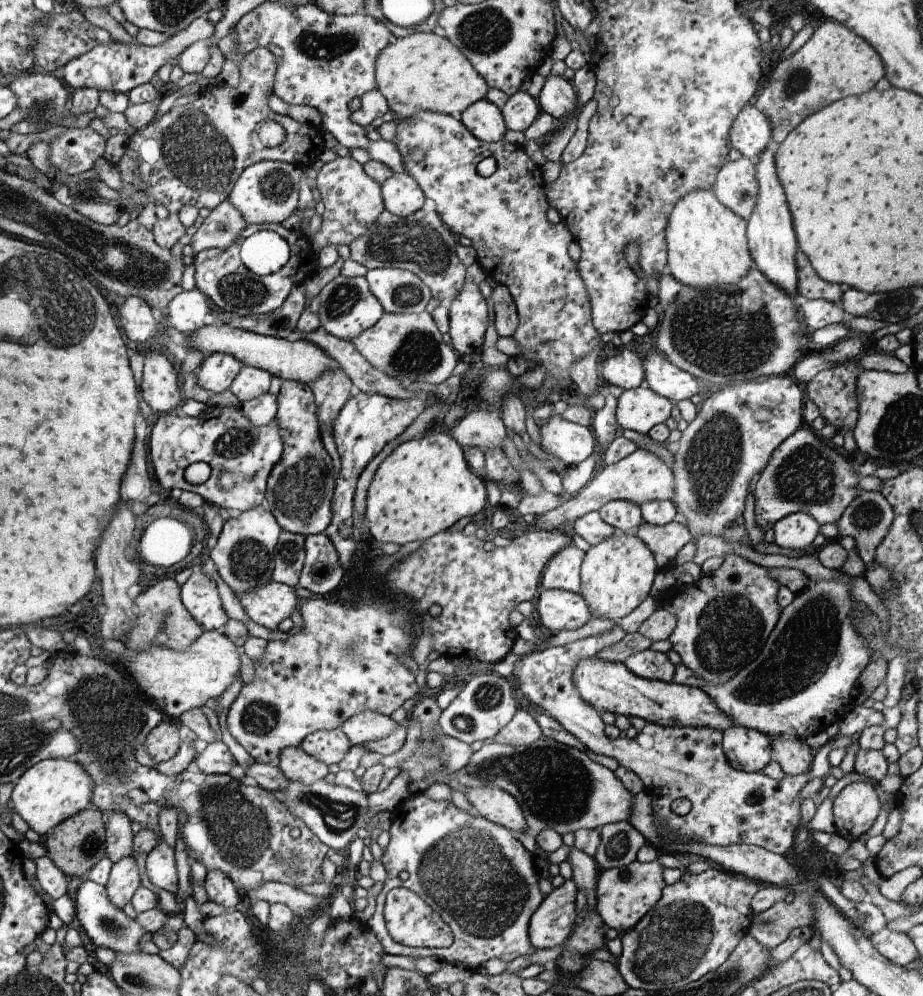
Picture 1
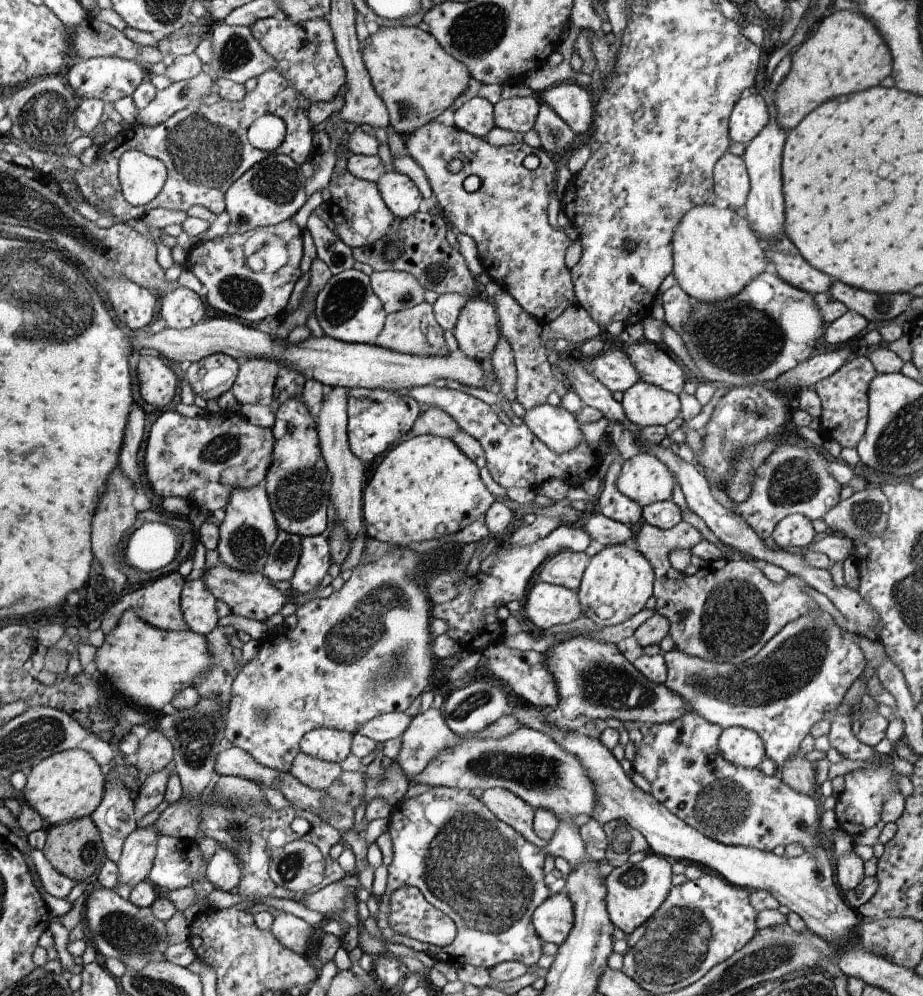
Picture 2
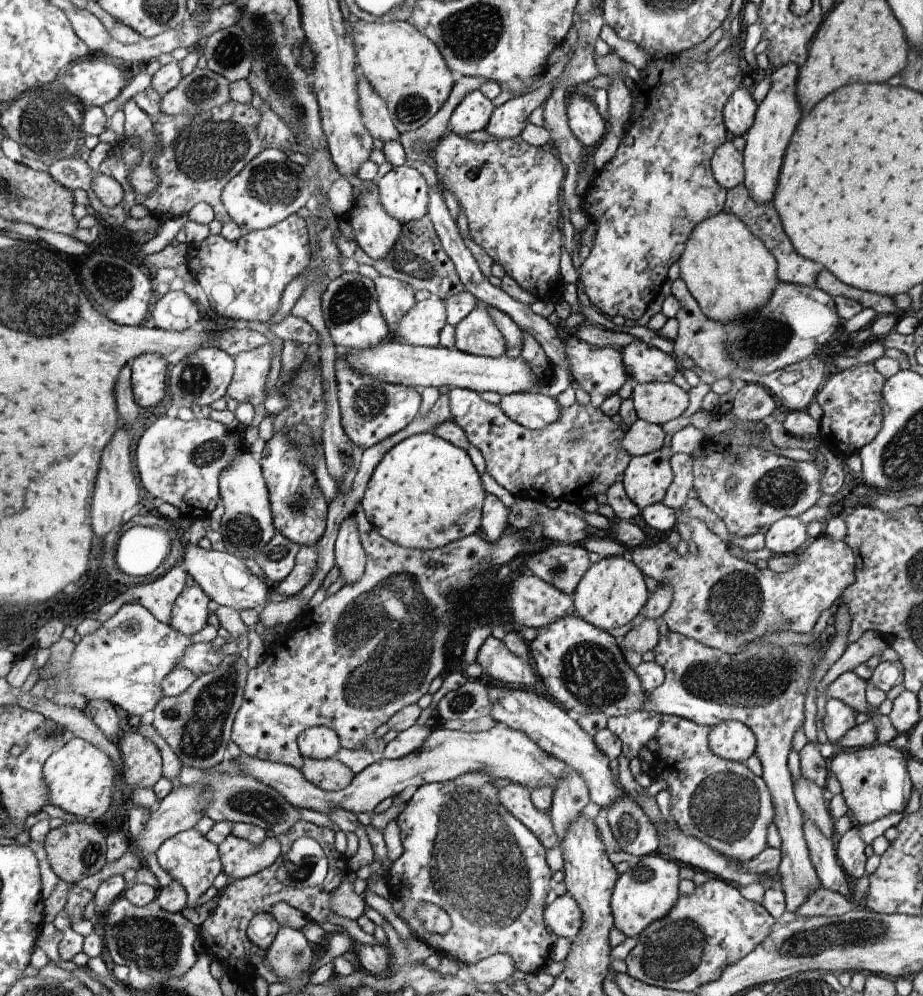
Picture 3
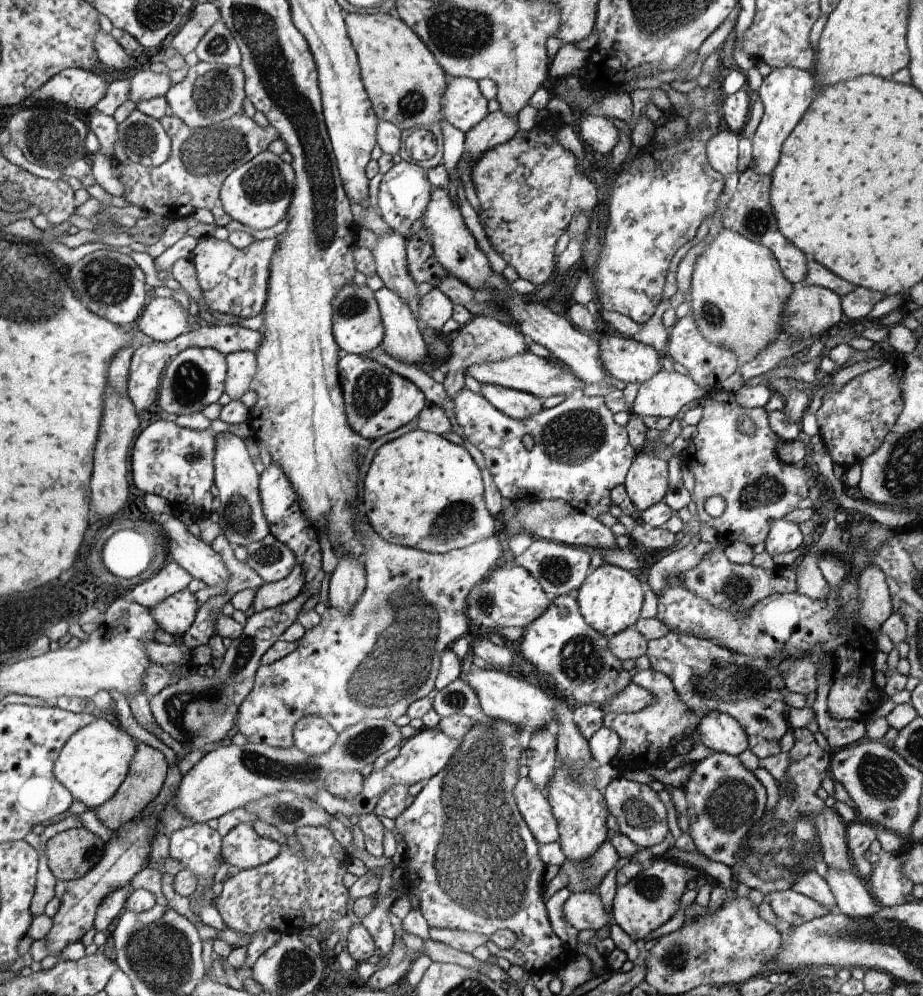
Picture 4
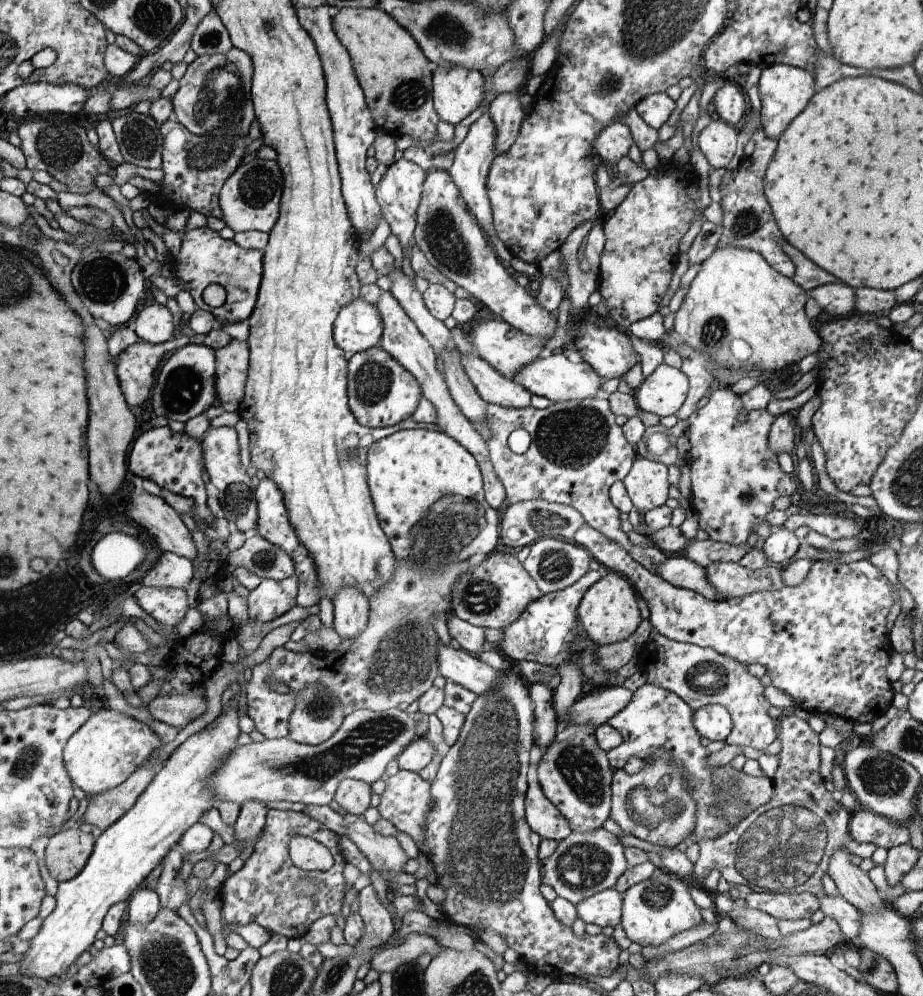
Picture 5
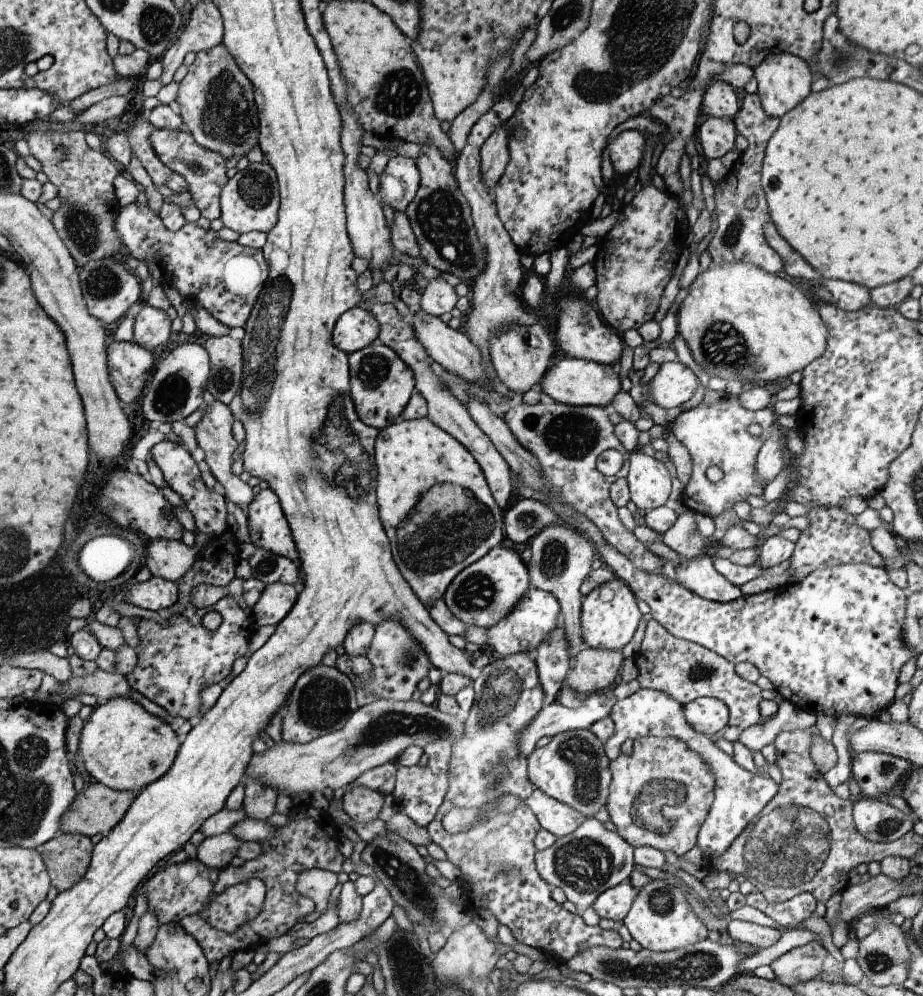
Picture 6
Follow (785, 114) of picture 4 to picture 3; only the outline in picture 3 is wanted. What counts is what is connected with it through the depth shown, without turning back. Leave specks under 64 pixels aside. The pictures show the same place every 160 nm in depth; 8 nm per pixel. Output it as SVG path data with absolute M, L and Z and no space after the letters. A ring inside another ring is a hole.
M789 63L778 69L770 69L770 90L756 112L754 124L745 134L746 148L742 153L745 166L744 186L756 204L772 204L784 156L804 113L796 98L796 82L799 67Z

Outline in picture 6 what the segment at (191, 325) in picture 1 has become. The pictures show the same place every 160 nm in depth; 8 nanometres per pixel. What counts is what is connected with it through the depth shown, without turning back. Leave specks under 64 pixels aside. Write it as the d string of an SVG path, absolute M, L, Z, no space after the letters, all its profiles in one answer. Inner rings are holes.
M143 304L137 308L133 341L143 347L156 348L168 340L172 332L170 325L171 320L166 311Z

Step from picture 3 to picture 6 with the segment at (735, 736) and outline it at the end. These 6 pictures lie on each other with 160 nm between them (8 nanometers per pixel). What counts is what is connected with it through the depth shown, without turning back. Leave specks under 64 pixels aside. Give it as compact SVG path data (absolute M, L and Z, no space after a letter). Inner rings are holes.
M698 697L683 707L686 722L708 738L718 734L729 722L728 707L716 697Z

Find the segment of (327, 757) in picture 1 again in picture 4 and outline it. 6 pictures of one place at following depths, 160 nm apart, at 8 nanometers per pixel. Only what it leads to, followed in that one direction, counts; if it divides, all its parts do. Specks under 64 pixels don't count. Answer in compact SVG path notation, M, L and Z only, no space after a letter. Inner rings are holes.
M320 715L302 718L295 726L295 745L307 755L324 754L338 738L338 732Z

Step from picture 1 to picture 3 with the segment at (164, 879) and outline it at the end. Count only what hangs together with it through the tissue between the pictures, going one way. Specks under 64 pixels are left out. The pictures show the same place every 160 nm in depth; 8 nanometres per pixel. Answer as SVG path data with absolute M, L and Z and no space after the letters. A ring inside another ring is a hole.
M194 828L172 836L155 854L161 868L168 872L172 879L182 884L187 893L187 907L198 910L203 917L207 912L206 899L213 892L213 882L223 872L218 846L212 844L206 835Z

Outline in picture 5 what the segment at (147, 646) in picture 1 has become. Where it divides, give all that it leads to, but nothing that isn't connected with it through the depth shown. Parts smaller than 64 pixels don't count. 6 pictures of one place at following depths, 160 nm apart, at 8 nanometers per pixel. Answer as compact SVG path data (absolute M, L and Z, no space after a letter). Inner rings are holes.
M163 551L156 565L148 570L142 586L186 589L193 579L193 570L191 559Z

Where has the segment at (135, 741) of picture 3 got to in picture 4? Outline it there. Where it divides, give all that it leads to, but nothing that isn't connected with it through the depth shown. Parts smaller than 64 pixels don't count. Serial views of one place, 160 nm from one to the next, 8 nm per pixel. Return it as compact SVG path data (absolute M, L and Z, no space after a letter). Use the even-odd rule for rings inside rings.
M139 742L126 782L119 787L118 792L106 804L100 805L93 810L95 816L106 828L110 828L110 830L115 832L126 822L134 820L158 796L162 784L166 780L168 767L168 761L162 751L156 749L156 747Z

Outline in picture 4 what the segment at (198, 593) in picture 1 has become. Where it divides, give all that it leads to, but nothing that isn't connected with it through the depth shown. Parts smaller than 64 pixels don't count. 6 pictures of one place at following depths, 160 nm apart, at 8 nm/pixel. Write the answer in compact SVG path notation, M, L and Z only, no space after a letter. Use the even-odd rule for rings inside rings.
M186 588L148 610L159 628L172 635L183 635L192 626L198 608L194 593Z

